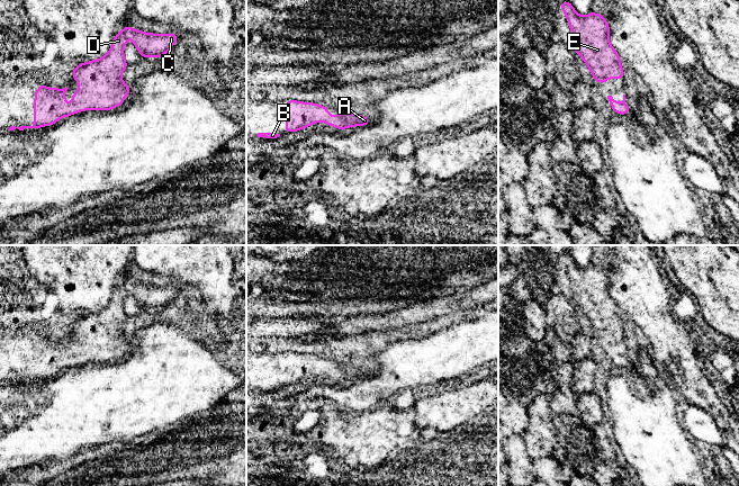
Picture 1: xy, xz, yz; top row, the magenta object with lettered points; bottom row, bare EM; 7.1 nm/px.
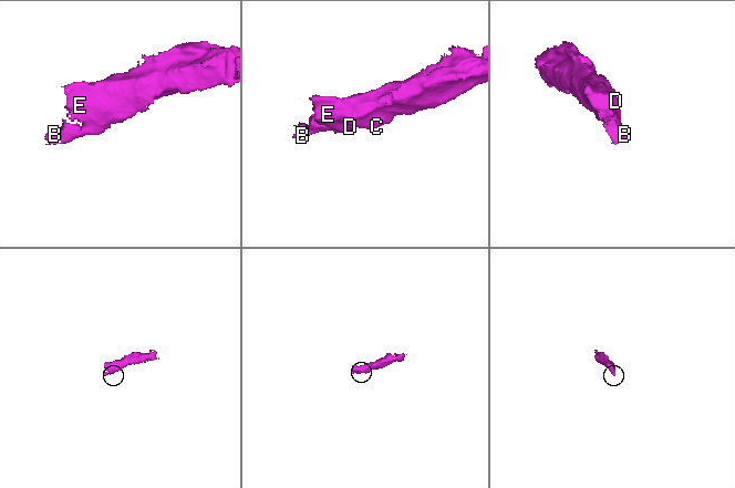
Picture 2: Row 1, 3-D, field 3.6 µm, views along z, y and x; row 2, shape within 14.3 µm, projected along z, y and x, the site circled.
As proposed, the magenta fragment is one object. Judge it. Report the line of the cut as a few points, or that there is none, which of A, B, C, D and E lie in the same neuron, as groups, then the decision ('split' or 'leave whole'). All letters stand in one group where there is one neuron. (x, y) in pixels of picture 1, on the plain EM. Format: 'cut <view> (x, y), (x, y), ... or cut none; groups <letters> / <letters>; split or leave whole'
cut none; groups A B C D E; leave whole

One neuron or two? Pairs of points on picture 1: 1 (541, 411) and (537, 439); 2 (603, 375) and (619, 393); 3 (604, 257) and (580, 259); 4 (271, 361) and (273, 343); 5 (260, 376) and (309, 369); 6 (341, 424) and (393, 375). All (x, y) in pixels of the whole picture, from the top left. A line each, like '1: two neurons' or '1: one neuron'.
1: one neuron
2: two neurons
3: one neuron
4: two neurons
5: one neuron
6: two neurons

